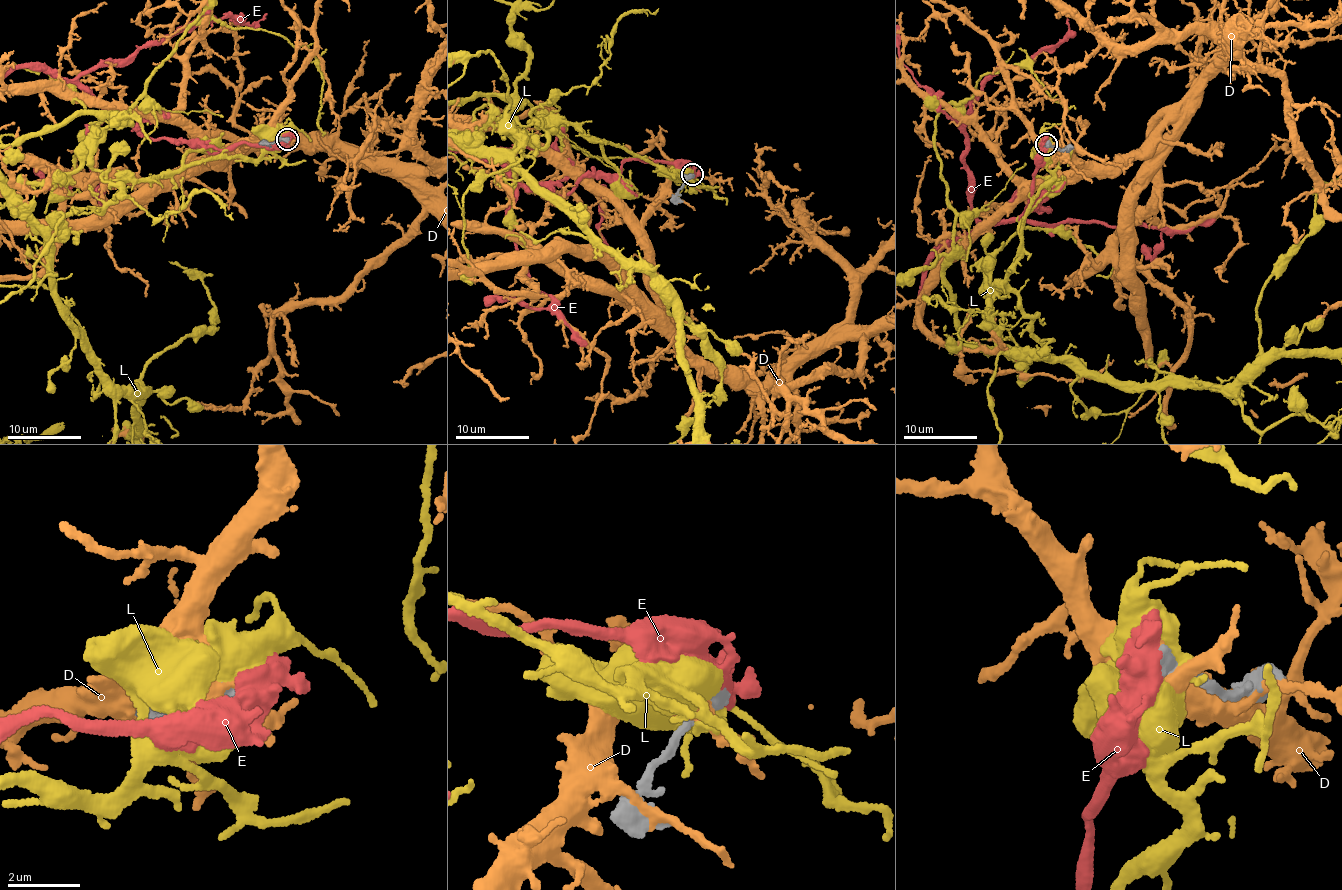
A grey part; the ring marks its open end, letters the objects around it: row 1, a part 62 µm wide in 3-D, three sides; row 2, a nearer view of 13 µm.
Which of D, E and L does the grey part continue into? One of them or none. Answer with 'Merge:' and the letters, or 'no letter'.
Merge: E

